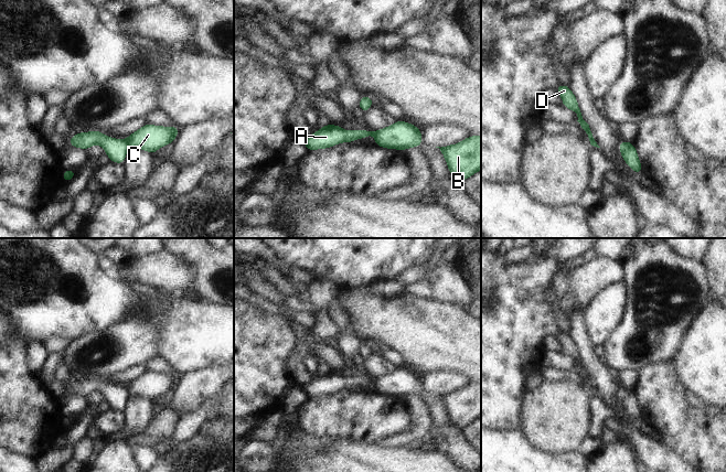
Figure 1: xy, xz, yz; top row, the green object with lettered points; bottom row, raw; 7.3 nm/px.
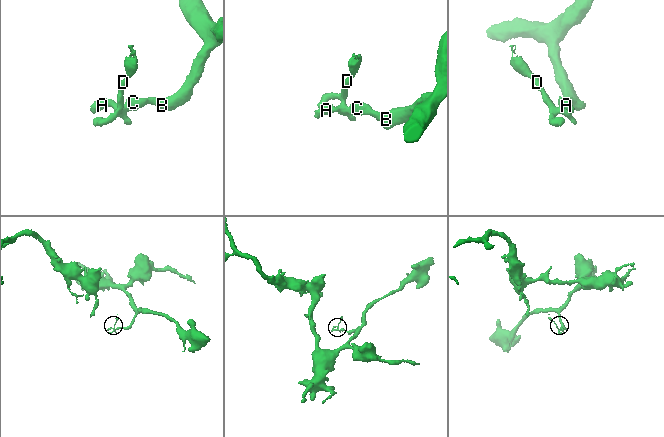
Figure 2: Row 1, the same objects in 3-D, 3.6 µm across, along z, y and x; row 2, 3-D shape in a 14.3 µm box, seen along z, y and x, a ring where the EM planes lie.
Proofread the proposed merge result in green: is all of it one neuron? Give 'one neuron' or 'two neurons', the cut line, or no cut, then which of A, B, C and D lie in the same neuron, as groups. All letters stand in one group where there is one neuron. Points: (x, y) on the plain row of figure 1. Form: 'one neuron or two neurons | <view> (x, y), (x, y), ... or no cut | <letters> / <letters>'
two neurons | xy (125, 387), (128, 393) | A D / B C

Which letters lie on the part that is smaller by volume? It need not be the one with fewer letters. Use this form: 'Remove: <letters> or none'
Remove: A, D

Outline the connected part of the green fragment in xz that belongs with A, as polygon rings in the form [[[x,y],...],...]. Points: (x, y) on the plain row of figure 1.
[[[324,372],[320,377],[311,380],[303,386],[303,391],[308,398],[317,396],[327,396],[342,389],[353,389],[356,386],[364,386],[372,383],[373,378],[369,377],[343,377],[341,373]]]

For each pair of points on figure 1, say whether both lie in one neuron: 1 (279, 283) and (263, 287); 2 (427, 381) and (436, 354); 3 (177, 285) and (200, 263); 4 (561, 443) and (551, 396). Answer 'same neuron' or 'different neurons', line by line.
1: different neurons
2: different neurons
3: different neurons
4: same neuron

